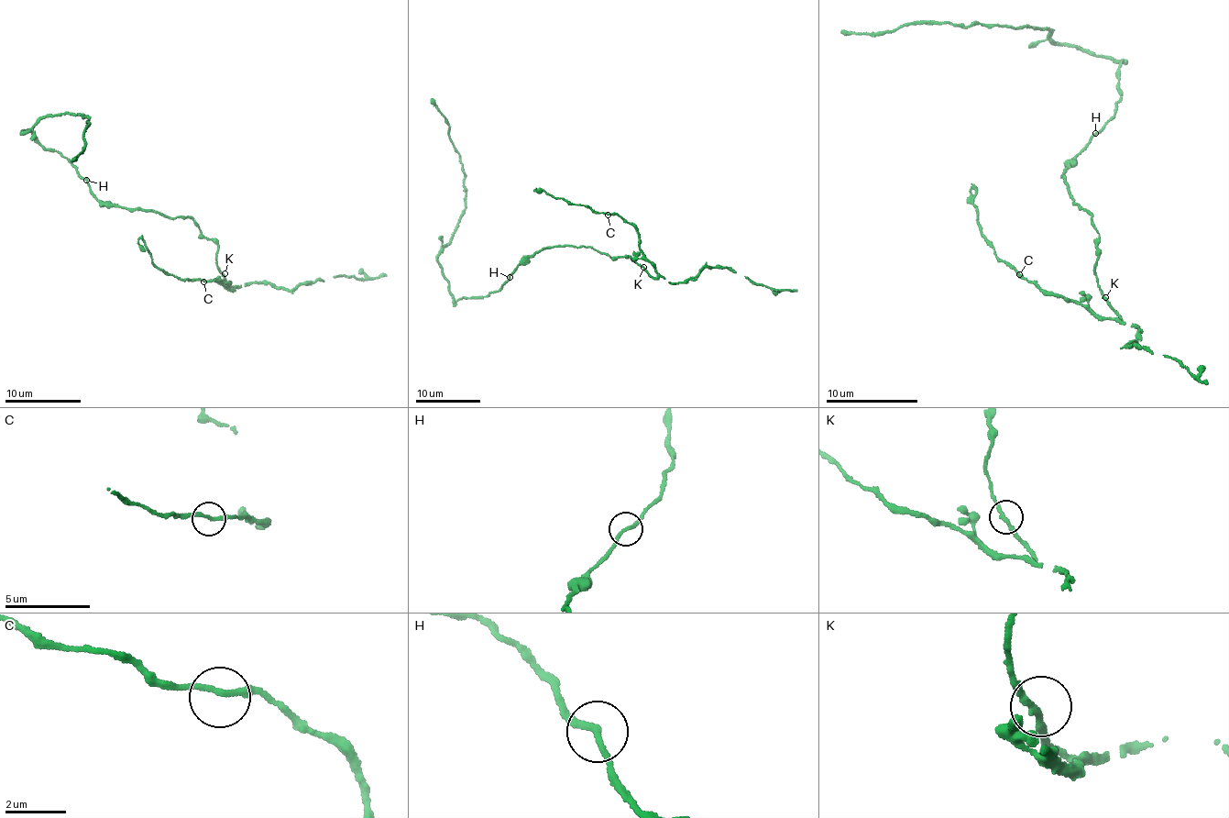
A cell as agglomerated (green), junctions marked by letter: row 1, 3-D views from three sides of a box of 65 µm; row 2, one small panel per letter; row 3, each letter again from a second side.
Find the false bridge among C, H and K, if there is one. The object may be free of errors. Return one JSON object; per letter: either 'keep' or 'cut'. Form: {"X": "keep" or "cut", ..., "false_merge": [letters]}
{"C": "keep", "H": "cut", "K": "keep", "false_merge": ["H"]}

